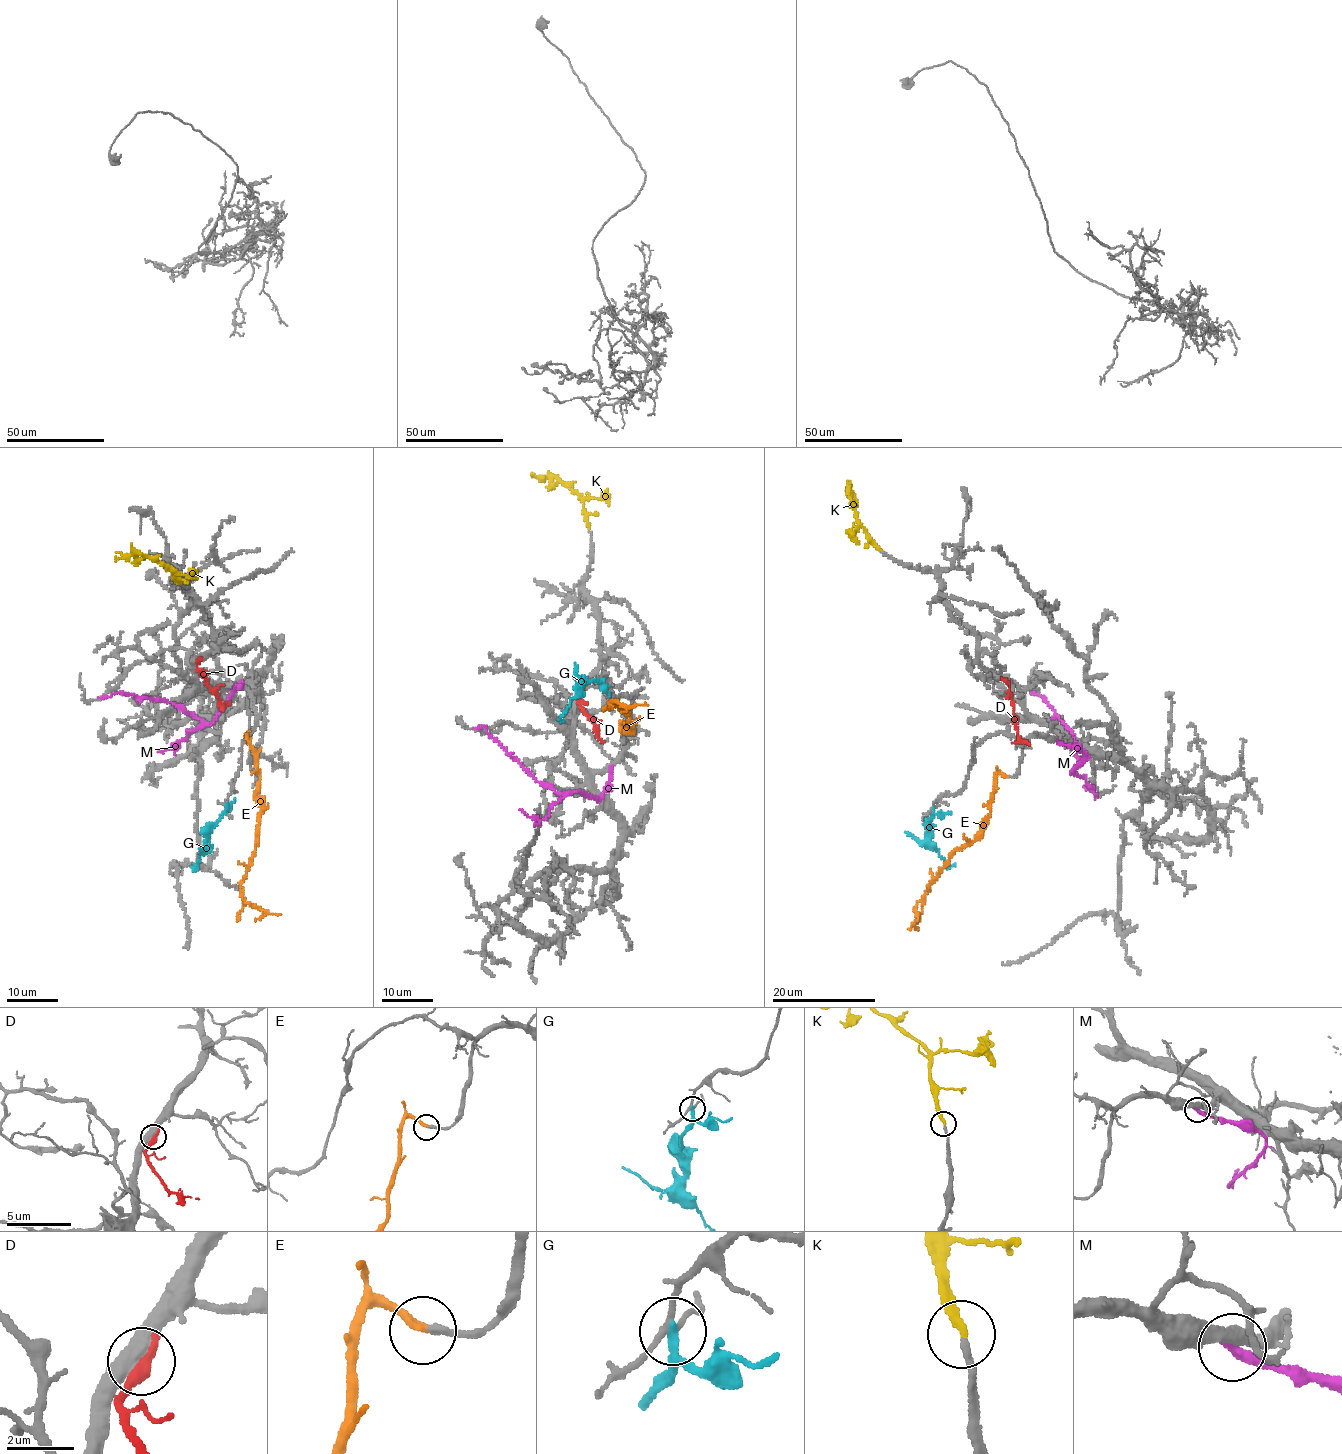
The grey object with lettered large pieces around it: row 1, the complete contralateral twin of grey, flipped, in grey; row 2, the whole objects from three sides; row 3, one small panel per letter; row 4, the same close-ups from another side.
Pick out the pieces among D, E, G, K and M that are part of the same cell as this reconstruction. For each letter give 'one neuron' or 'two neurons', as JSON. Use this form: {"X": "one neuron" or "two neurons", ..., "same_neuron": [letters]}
{"D": "two neurons", "E": "one neuron", "G": "two neurons", "K": "one neuron", "M": "two neurons", "same_neuron": ["E", "K"]}

